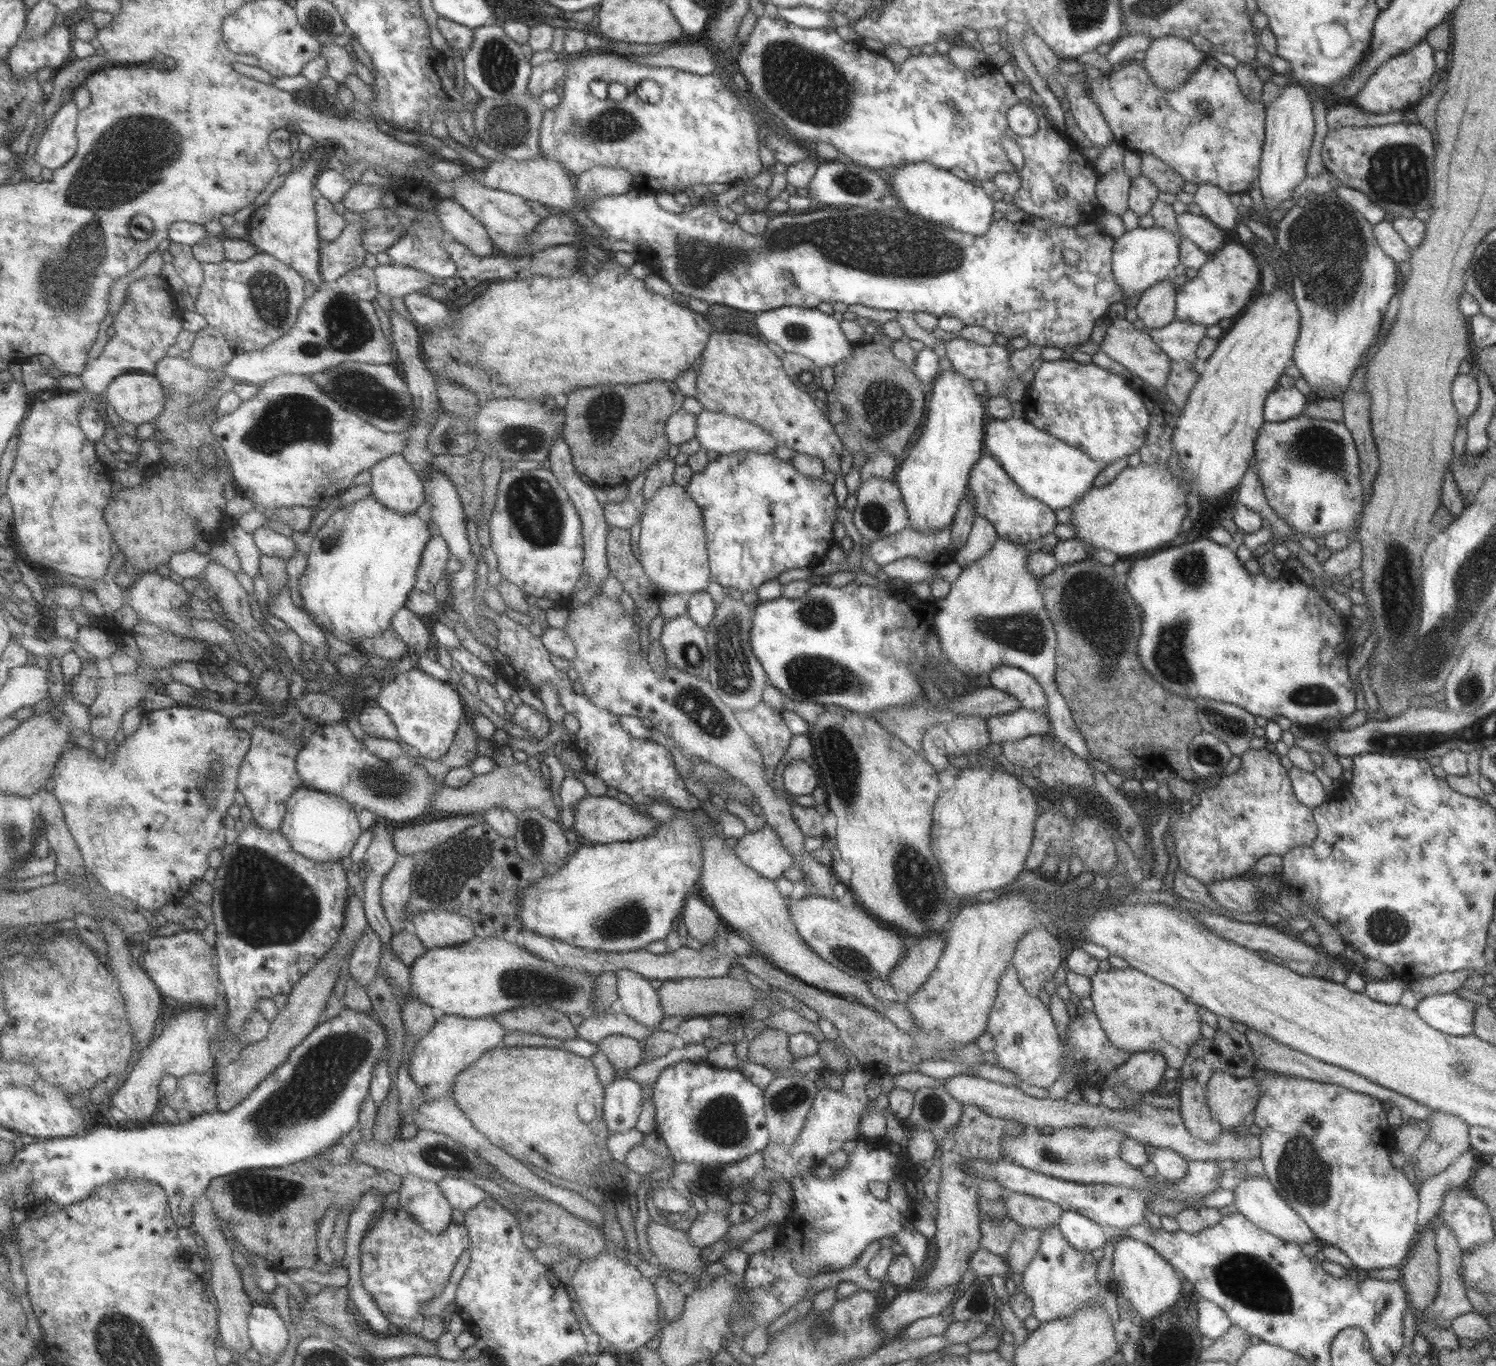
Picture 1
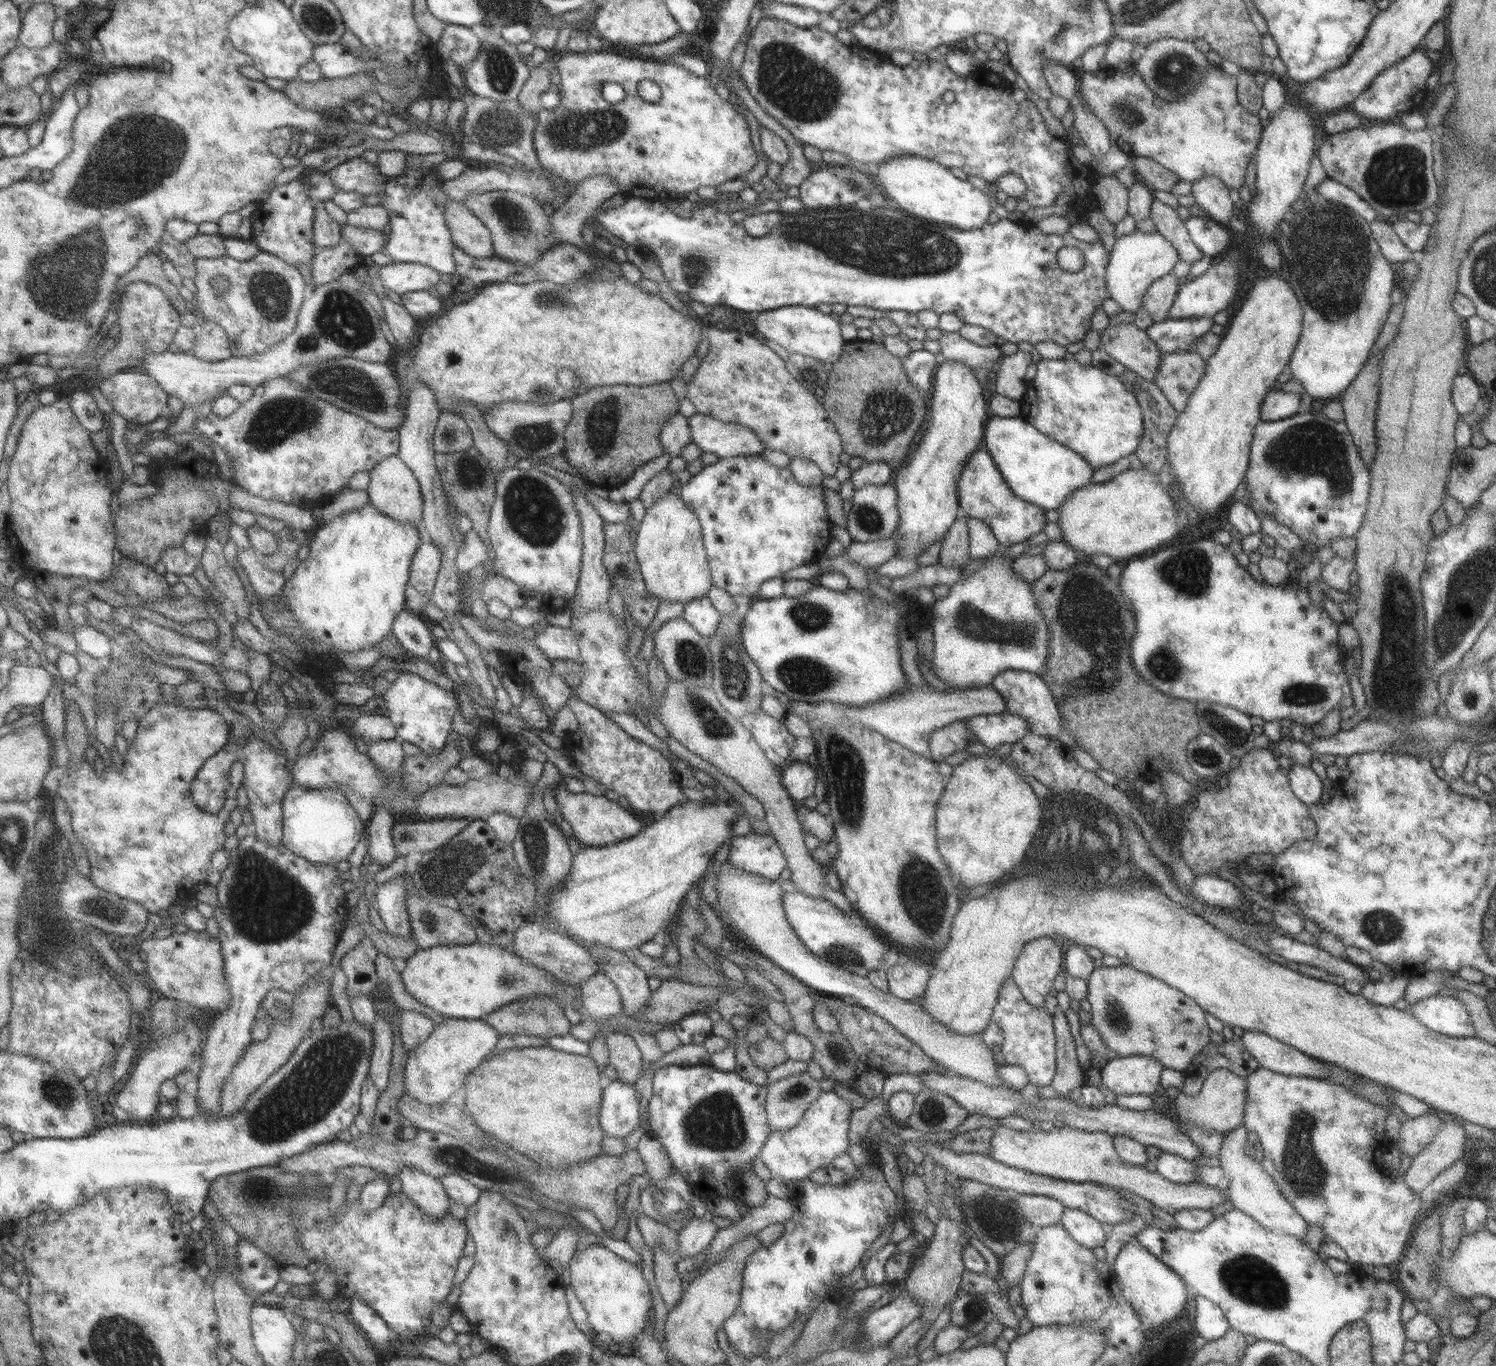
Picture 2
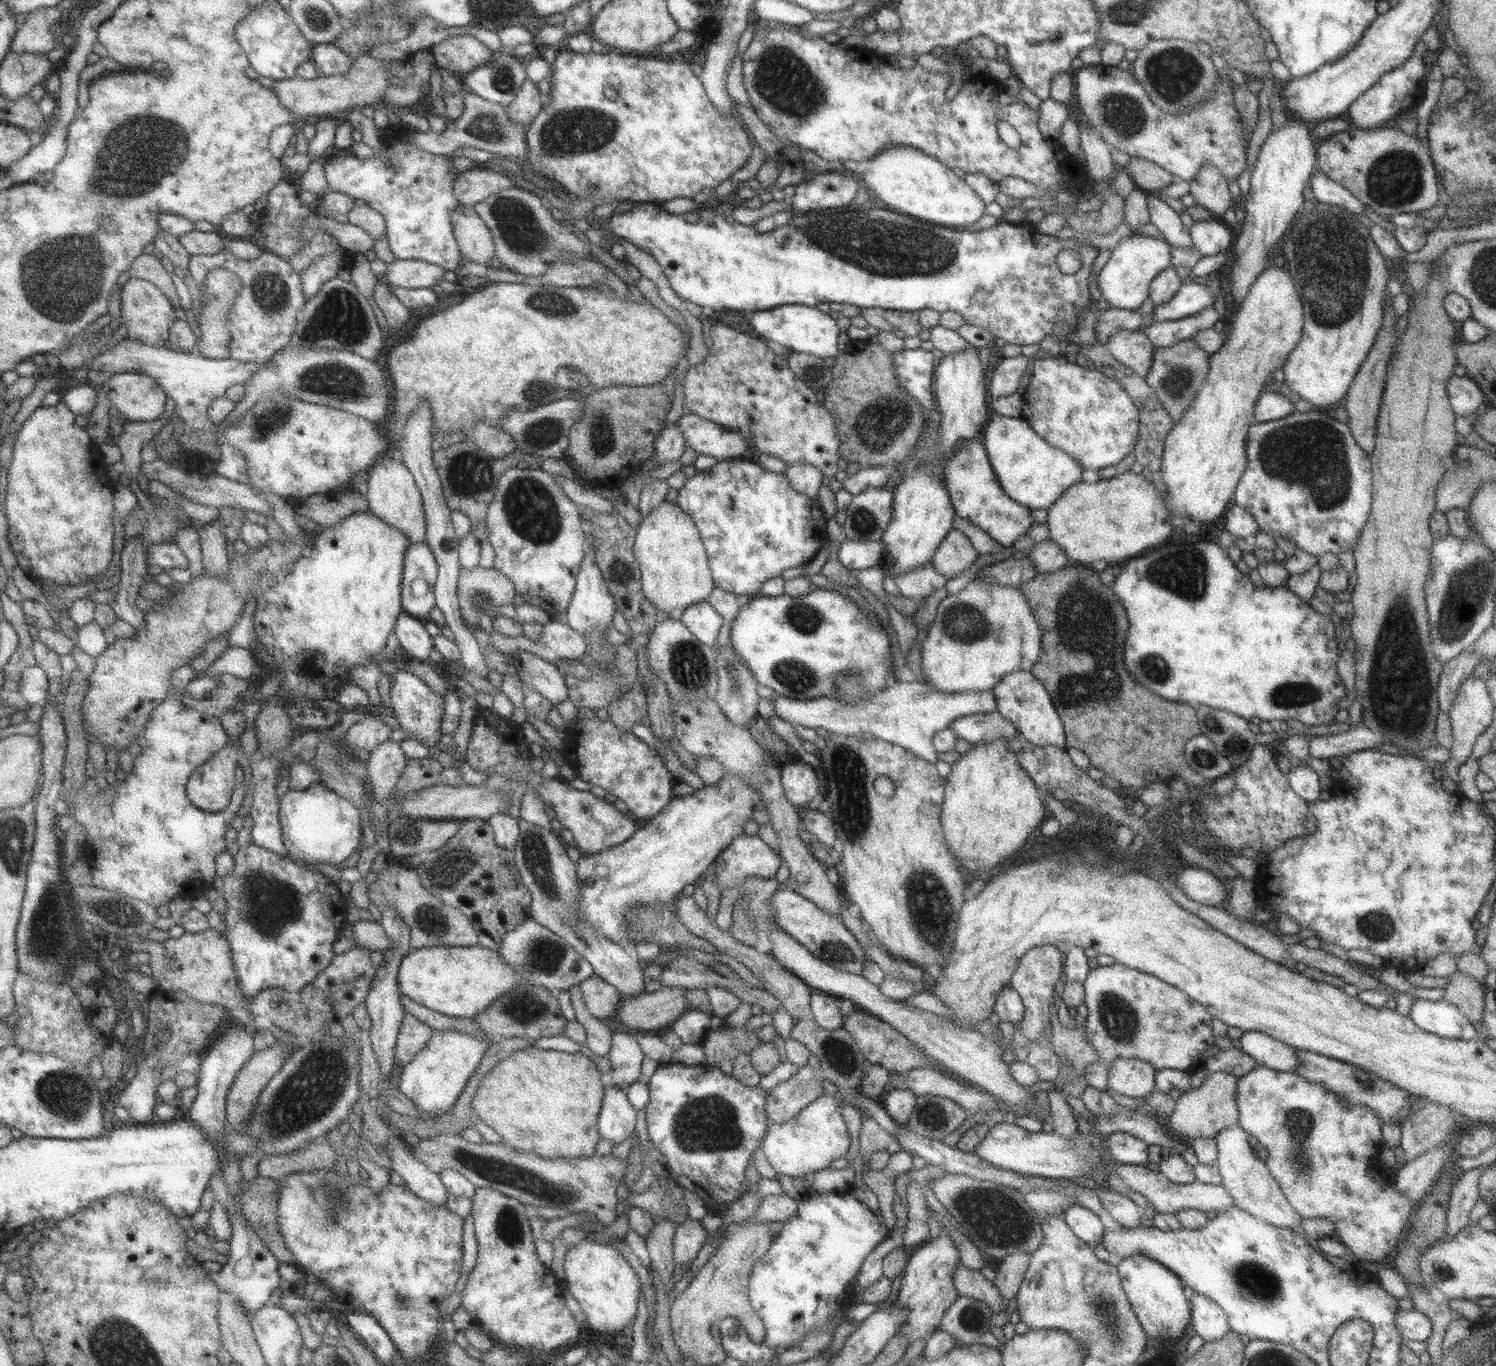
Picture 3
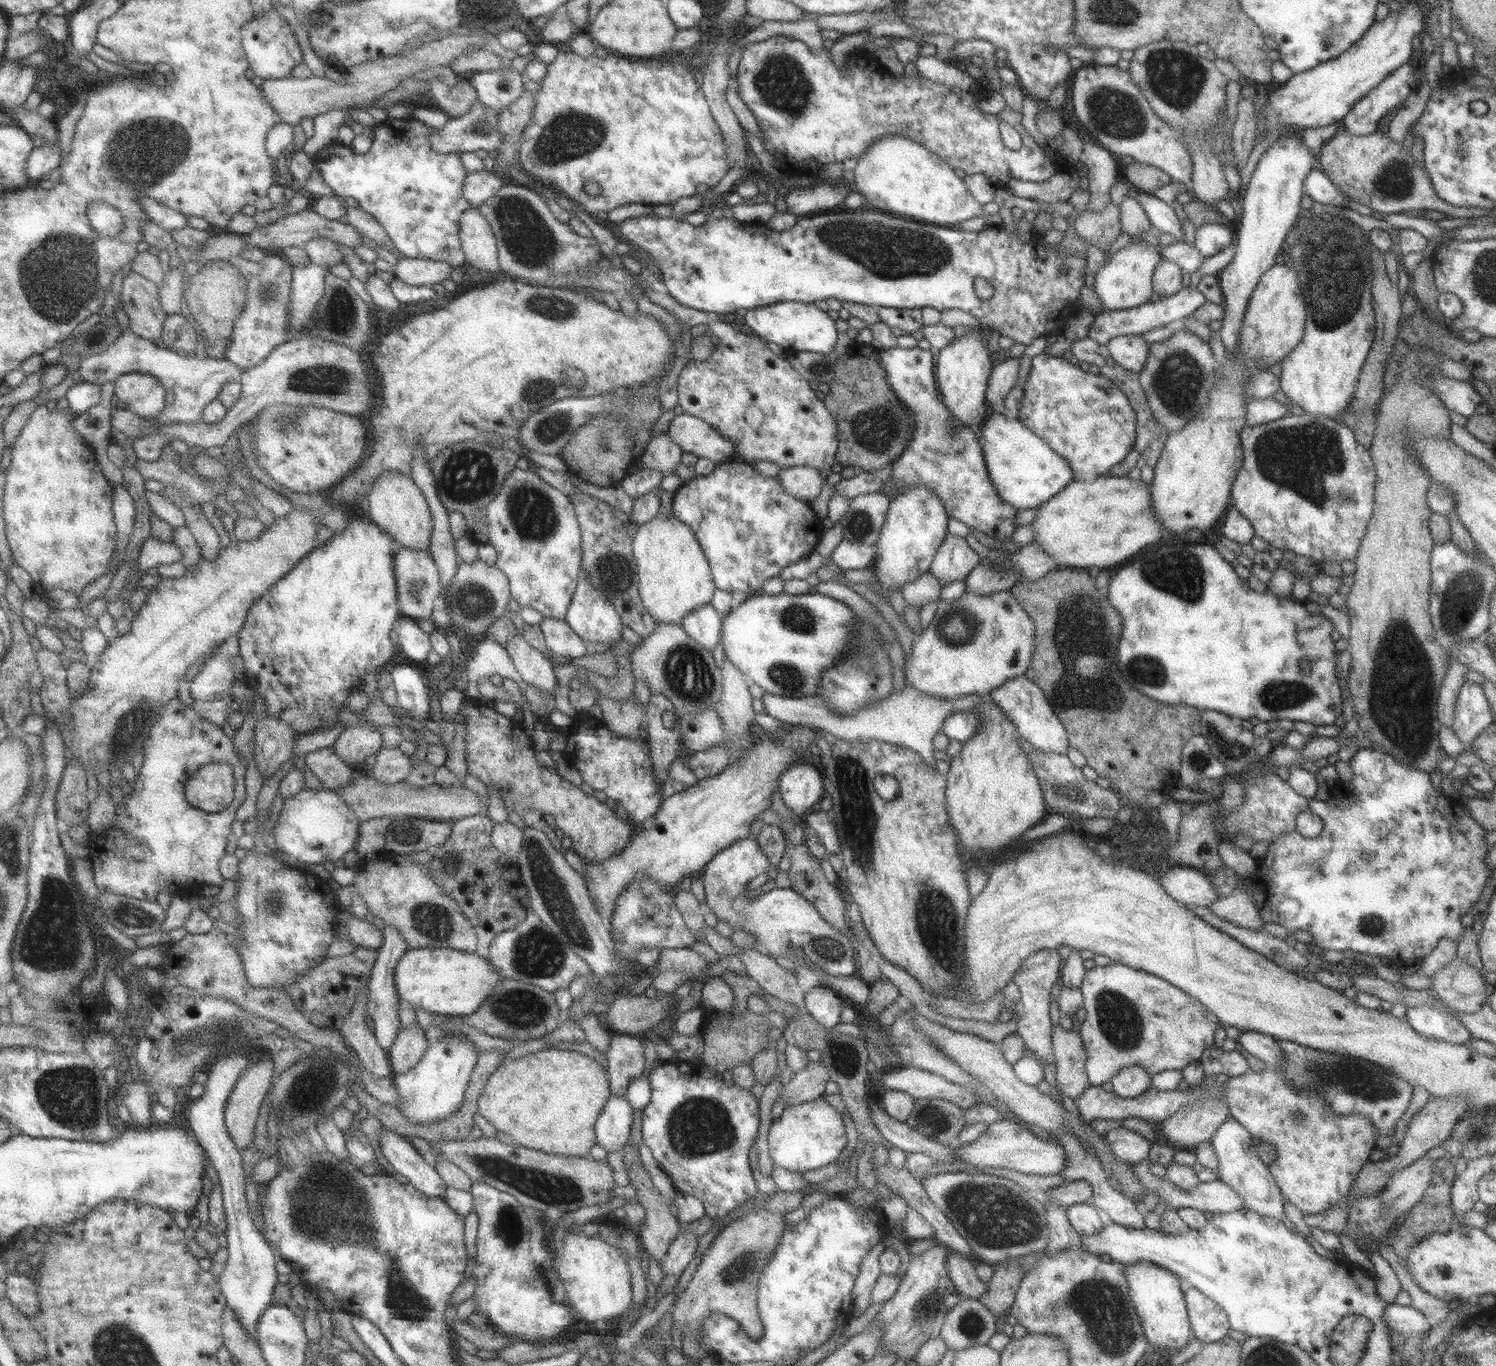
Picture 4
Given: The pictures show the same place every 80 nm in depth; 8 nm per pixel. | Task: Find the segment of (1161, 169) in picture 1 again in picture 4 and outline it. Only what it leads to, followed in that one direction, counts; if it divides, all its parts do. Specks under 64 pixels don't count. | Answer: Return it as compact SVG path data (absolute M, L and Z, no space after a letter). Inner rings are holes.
M1134 161L1120 168L1120 176L1131 186L1147 193L1151 193L1152 190L1170 183L1169 175L1162 170Z

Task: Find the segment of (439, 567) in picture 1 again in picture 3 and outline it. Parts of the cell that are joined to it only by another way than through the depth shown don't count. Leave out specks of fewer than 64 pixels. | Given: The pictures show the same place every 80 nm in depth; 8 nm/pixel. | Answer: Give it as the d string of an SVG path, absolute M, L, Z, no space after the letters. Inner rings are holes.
M426 542L411 544L406 552L402 580L402 605L404 612L427 618L437 607L436 584L439 565L435 553Z

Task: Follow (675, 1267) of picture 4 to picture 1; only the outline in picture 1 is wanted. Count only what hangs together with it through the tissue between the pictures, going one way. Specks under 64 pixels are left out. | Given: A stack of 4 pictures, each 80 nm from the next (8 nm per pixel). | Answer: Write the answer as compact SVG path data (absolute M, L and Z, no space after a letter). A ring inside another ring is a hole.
M711 1210L698 1215L686 1231L691 1245L703 1249L709 1244L723 1239L725 1232L731 1227L727 1222L727 1215L711 1212Z

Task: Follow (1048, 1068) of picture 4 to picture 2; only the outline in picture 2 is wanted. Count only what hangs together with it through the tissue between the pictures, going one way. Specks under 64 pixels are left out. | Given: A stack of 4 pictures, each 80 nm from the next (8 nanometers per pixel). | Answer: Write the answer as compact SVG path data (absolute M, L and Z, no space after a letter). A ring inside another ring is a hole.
M1044 936L1025 943L1010 977L1027 1005L1043 1009L1043 1000L1059 973L1063 973L1061 947L1055 945L1054 938Z

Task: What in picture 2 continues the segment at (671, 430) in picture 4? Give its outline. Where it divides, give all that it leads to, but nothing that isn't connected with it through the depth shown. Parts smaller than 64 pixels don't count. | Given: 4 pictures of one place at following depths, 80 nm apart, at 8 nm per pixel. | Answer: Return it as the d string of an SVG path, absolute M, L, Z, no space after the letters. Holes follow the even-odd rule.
M697 413L686 419L691 442L702 452L729 458L760 455L764 449L759 437L741 424L721 422Z

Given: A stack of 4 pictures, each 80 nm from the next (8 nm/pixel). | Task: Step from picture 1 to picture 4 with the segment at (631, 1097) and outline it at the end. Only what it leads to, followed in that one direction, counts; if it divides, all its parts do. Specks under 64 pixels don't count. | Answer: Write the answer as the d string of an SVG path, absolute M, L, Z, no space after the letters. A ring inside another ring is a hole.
M610 1095L594 1124L596 1144L606 1152L621 1149L629 1139L631 1120L633 1111L627 1099Z

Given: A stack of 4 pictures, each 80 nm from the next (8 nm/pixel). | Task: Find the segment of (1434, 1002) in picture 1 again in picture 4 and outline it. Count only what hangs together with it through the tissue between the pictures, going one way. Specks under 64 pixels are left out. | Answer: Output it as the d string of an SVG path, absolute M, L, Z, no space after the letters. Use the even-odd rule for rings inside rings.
M1407 1007L1403 1017L1407 1024L1421 1036L1449 1044L1461 1044L1471 1039L1470 1032L1445 1011L1431 1007Z

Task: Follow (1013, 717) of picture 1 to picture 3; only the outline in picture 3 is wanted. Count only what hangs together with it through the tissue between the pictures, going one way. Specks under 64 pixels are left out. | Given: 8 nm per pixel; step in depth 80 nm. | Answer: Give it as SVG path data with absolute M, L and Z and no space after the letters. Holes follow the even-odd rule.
M997 711L958 716L951 721L948 728L957 739L963 739L971 744L993 742L993 740L1013 740L1019 737L1015 727Z

